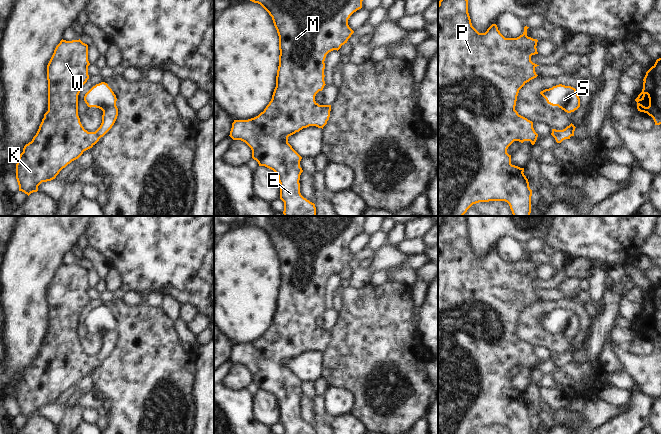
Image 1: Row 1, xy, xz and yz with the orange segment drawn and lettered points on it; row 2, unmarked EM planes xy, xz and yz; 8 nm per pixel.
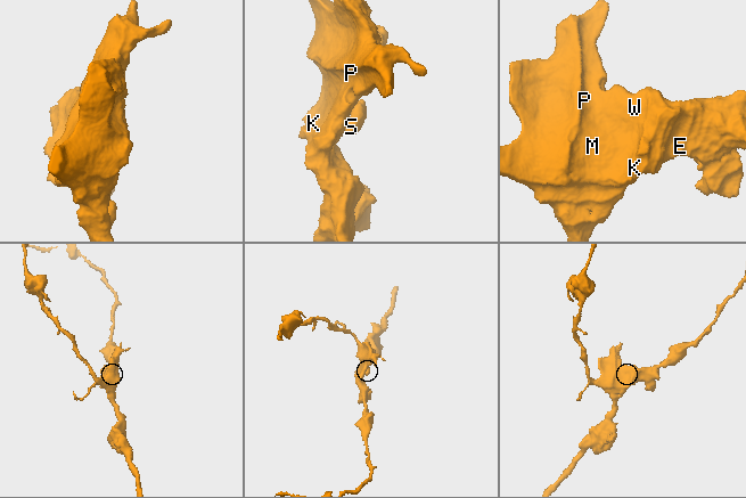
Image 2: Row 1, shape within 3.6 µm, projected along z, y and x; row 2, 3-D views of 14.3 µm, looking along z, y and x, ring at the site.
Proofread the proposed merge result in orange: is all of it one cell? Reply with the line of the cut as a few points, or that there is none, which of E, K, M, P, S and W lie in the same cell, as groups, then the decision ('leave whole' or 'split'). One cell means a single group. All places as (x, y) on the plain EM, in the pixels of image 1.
no cut | E K M P S W | leave whole

